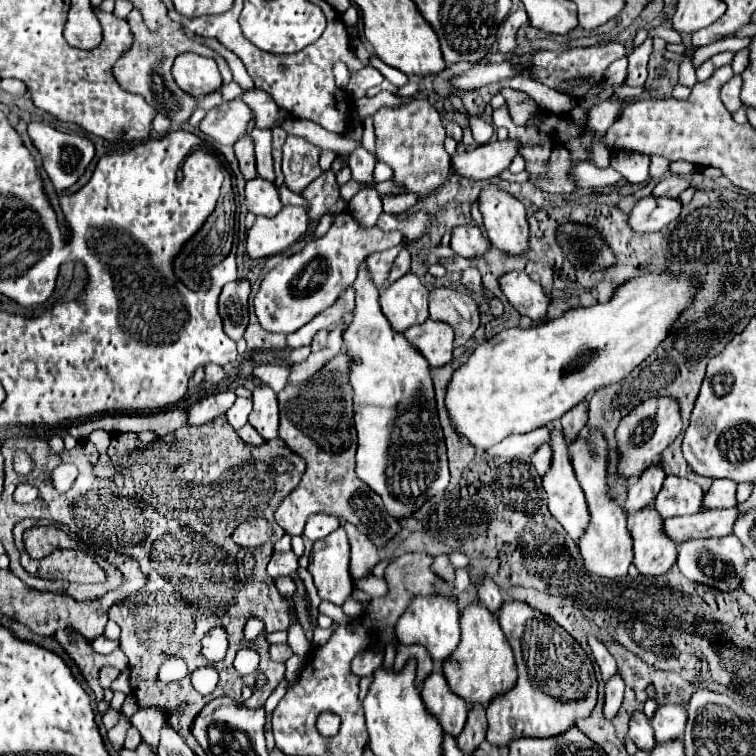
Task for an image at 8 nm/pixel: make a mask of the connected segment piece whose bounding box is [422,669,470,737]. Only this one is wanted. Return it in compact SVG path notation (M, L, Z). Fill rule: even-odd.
M432 671L428 679L422 685L422 699L430 715L436 717L444 733L458 737L464 729L466 715L468 715L468 703L462 703L458 695L454 695L446 683L446 677L442 671Z

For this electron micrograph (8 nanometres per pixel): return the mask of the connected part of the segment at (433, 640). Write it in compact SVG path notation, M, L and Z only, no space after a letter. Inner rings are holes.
M416 597L414 603L406 609L406 613L396 623L396 637L400 645L422 645L430 653L436 667L440 667L460 641L460 623L458 623L458 607L444 597Z

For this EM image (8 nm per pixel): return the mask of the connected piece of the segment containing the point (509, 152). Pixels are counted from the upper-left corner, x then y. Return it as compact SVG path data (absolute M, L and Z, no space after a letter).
M492 139L472 151L452 155L452 167L460 177L466 177L470 181L488 181L490 177L496 177L500 171L508 169L516 153L518 145L514 141Z

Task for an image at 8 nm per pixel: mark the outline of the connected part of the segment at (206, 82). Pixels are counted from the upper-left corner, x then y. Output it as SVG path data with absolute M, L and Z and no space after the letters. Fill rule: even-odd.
M196 53L178 55L172 67L172 75L178 87L196 99L222 87L222 77L218 73L216 61Z

